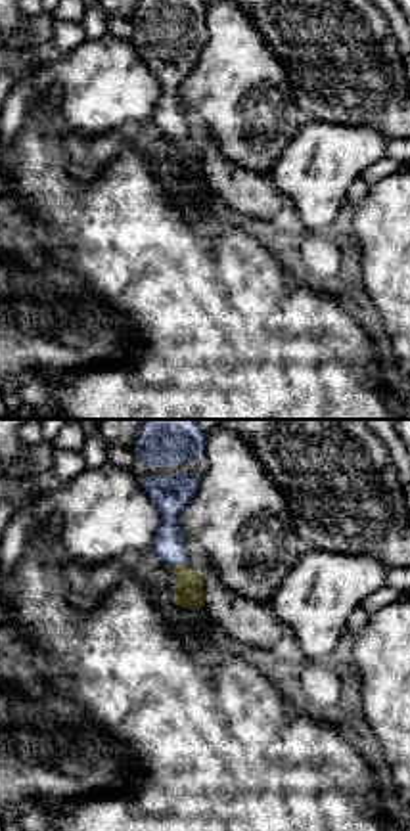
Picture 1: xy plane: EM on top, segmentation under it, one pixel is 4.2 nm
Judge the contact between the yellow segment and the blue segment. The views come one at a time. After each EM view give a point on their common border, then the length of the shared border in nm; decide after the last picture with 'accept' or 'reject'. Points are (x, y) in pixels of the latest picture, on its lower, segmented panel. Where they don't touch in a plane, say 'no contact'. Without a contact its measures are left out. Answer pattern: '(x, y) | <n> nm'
(179, 565) | 90 nm

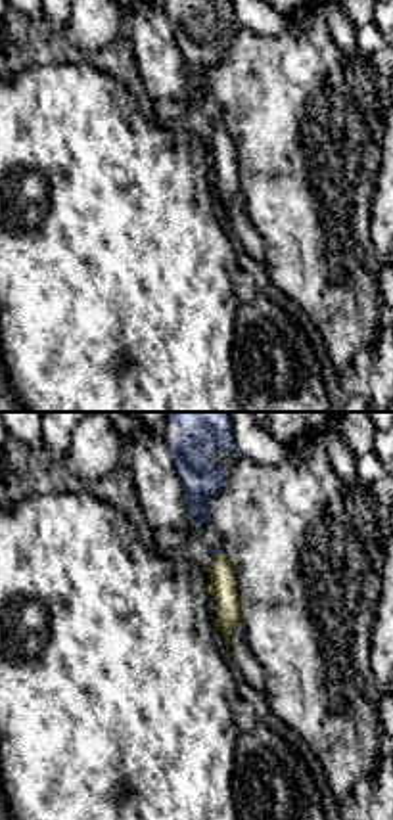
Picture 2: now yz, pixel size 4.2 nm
(217, 556) | 50 nm

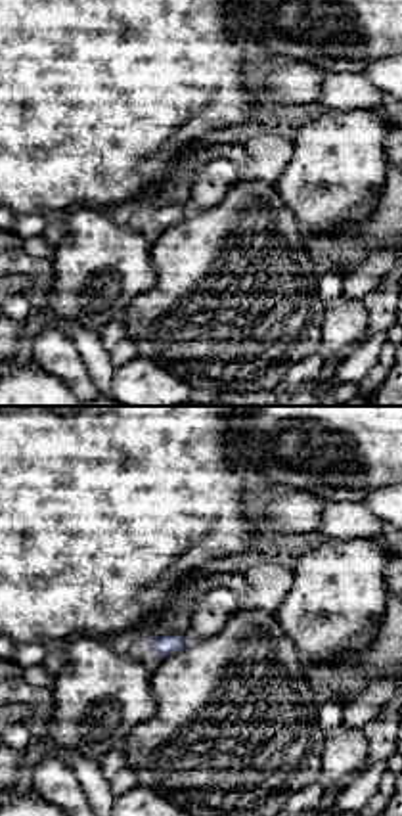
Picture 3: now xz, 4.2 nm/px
no contact

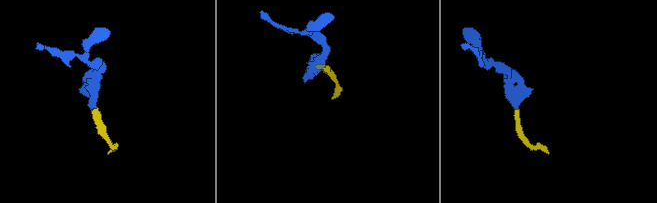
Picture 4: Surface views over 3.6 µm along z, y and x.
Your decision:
accept

